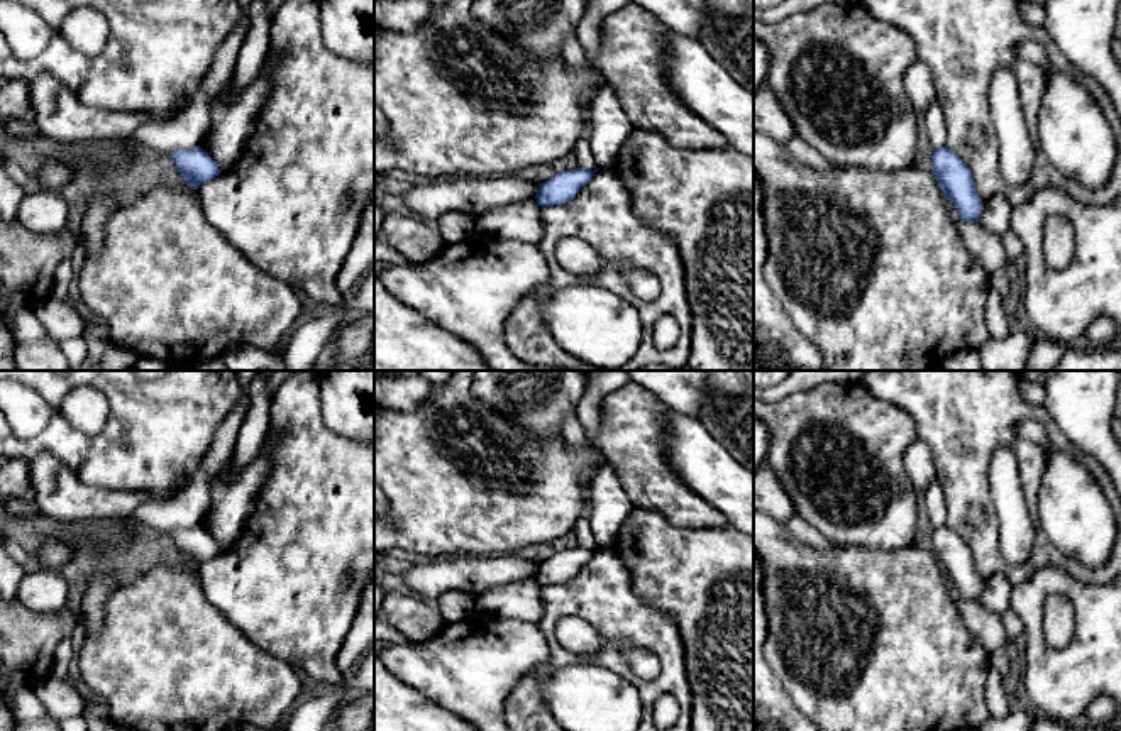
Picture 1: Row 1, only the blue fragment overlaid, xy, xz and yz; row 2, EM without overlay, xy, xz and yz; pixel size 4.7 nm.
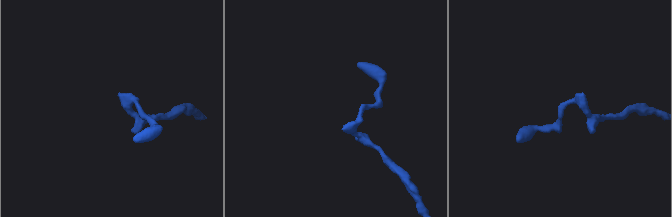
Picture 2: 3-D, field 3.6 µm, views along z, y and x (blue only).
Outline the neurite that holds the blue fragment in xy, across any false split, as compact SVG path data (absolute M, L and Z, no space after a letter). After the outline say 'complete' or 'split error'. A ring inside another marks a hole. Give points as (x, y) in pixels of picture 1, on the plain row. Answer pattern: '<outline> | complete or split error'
M200 525L169 531L183 560L195 567L220 553L217 541Z | complete

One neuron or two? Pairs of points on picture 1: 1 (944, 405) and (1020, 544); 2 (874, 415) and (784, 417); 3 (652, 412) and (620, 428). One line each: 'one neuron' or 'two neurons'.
1: two neurons
2: one neuron
3: one neuron

